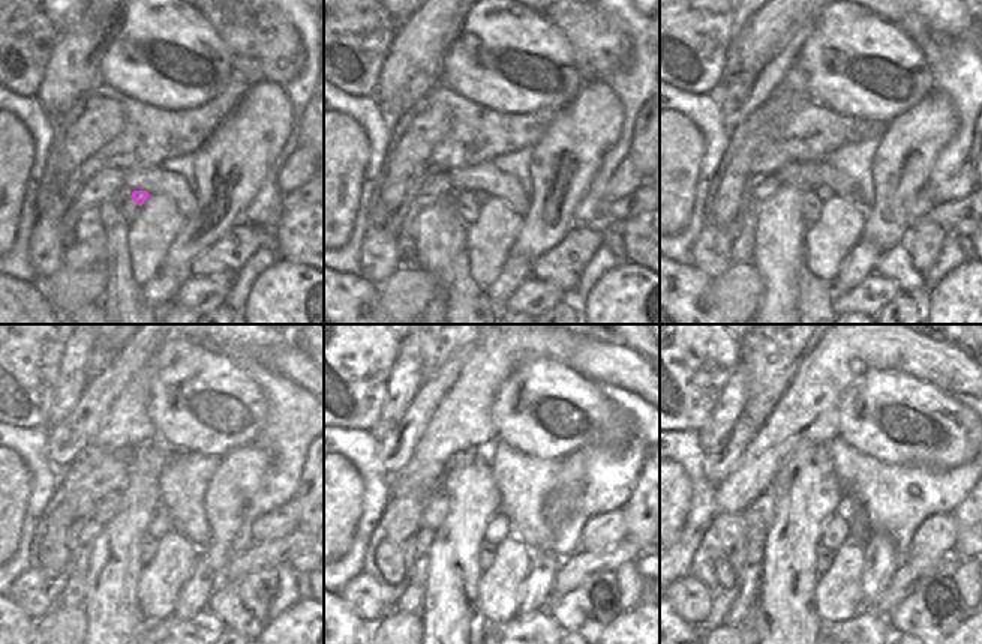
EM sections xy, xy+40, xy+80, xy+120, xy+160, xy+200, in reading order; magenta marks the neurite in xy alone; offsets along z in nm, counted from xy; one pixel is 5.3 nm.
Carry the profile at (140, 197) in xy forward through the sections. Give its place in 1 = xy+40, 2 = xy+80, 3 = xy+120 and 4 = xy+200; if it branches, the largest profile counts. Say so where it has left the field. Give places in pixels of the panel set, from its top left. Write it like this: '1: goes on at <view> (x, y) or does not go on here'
1: goes on at xy+40 (480, 195)
2: goes on at xy+80 (825, 192)
3: goes on at xy+120 (161, 524)
4: goes on at xy+200 (835, 532)

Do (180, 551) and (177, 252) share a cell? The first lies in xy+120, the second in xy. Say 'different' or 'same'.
different

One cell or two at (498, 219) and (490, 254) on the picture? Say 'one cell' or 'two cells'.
one cell

